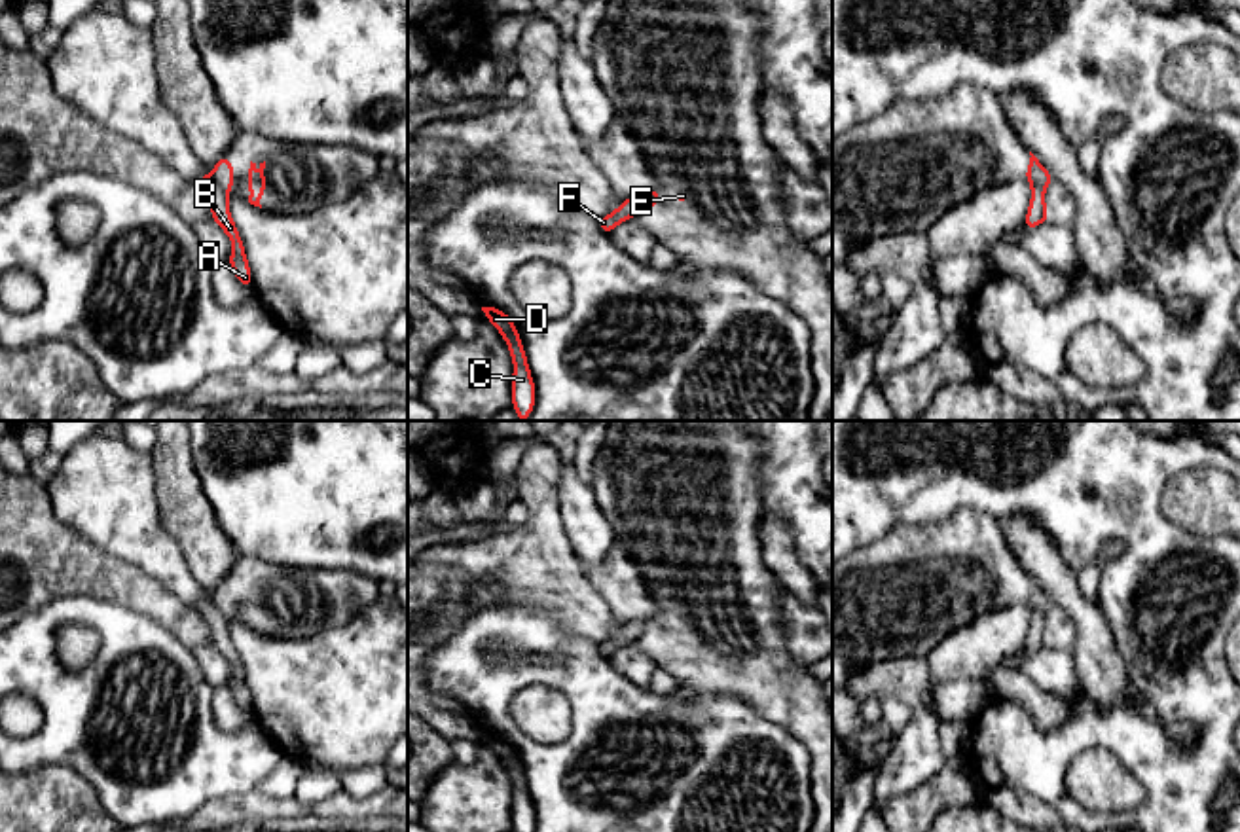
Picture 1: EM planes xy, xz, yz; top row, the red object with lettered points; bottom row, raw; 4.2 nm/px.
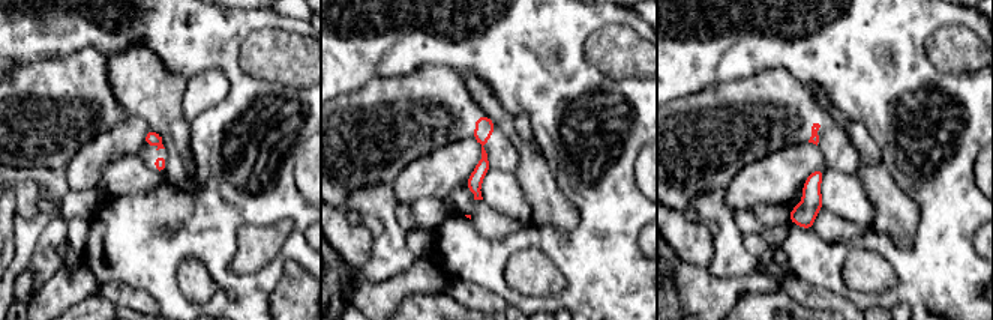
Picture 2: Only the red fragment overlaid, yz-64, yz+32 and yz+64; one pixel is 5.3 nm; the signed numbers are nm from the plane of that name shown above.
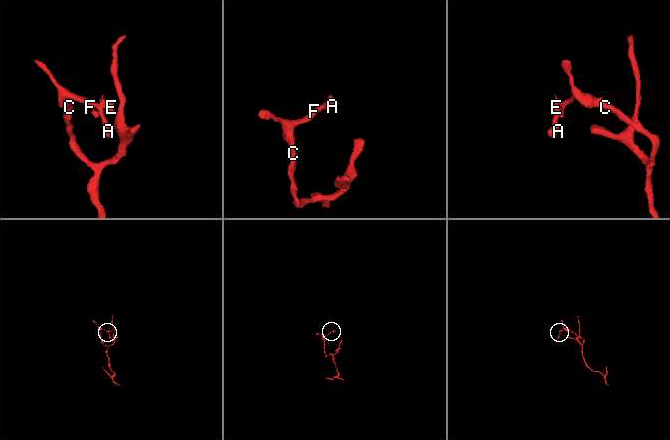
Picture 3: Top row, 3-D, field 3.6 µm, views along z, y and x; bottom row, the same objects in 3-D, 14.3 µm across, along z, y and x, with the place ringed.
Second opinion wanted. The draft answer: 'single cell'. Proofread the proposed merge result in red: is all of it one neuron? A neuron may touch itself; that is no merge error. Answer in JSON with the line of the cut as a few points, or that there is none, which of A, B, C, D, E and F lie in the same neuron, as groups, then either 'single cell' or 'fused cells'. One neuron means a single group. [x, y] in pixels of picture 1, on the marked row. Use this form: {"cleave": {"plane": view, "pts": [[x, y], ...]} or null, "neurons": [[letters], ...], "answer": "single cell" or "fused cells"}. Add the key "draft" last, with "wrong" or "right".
{"cleave": {"plane": "xy", "pts": [[211, 173], [224, 194]]}, "neurons": [["A", "B", "C", "D", "F"], ["E"]], "answer": "fused cells", "draft": "wrong"}

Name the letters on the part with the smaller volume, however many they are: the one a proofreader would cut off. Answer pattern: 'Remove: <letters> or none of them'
Remove: E

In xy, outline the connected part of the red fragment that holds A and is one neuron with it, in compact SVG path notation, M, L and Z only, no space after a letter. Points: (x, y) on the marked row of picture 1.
M212 174L201 176L195 182L195 186L205 193L205 197L210 203L210 210L212 210L210 220L214 220L233 243L233 250L231 250L228 263L231 265L235 279L243 286L252 288L252 273L250 273L250 265L245 256L245 243L229 214L228 195L216 184Z

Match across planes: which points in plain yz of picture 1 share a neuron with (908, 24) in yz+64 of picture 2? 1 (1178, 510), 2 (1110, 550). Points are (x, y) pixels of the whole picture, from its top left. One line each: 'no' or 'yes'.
1: no
2: no

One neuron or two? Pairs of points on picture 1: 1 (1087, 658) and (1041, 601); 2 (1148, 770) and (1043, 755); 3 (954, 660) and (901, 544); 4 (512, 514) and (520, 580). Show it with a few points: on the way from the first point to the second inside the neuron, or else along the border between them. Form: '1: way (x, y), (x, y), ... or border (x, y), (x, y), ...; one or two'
1: border (1053, 603), (1072, 622), (1072, 649); two
2: way (1121, 743), (1115, 738), (1070, 740); one
3: border (977, 616), (950, 632), (926, 656); two
4: border (518, 499), (526, 510), (522, 525); two

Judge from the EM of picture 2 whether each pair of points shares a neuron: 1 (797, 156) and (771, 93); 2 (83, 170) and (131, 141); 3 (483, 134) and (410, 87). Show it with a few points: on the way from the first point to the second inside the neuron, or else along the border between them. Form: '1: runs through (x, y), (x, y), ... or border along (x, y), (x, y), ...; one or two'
1: border along (797, 141), (813, 143), (822, 153), (825, 164); two
2: runs through (95, 158), (108, 144), (119, 141); one
3: runs through (467, 114), (446, 93), (429, 93); one

